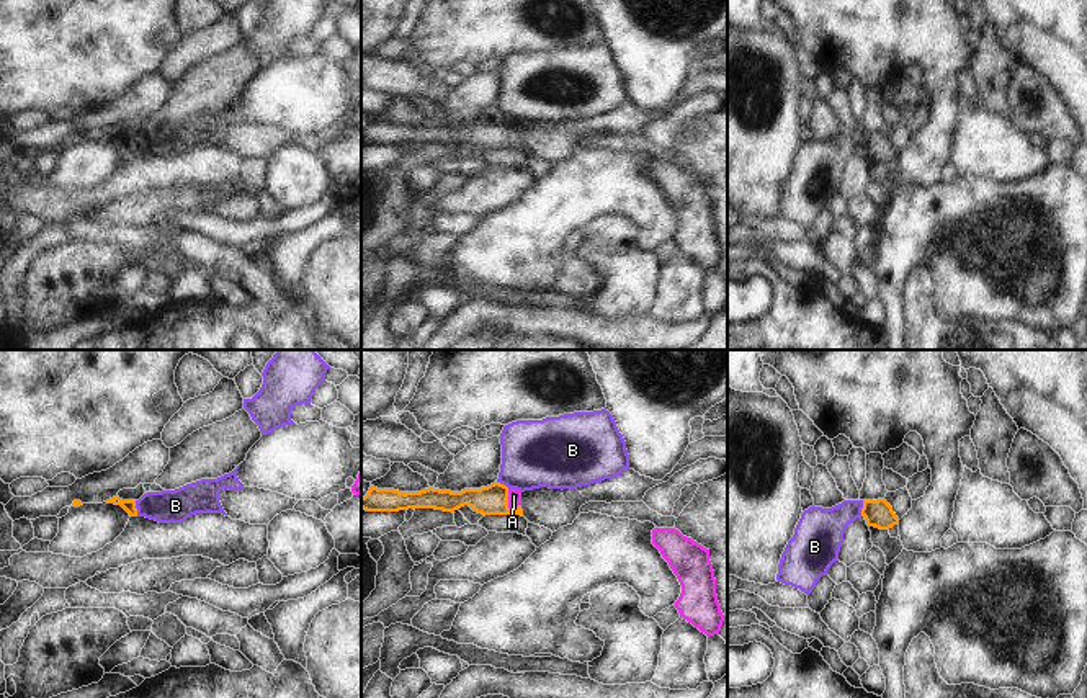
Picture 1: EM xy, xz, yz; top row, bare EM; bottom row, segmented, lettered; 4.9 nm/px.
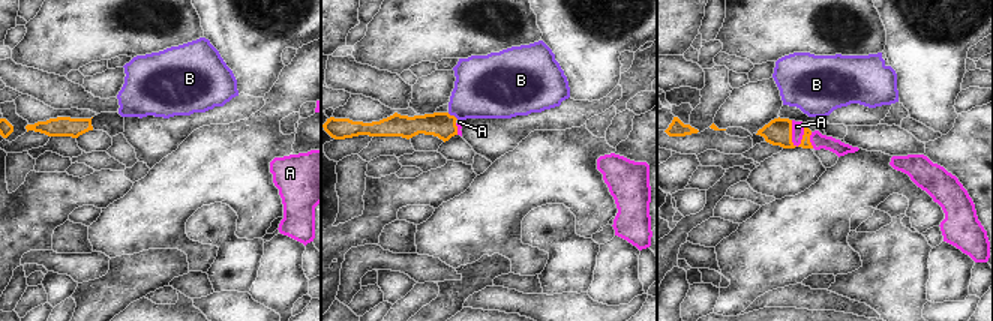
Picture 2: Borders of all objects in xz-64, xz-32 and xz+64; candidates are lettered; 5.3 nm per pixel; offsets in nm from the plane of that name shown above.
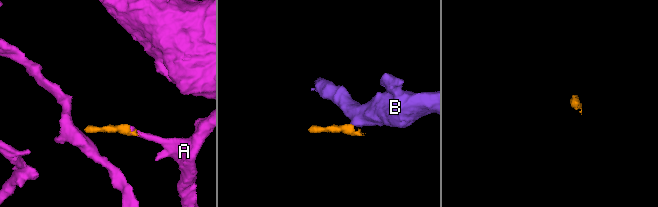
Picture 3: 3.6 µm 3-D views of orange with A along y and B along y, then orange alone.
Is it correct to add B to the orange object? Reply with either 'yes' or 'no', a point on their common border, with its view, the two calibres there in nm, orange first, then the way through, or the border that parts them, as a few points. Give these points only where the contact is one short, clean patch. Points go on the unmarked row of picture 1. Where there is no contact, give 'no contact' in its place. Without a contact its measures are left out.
no | xy (134, 141) | 60/160 nm | along xy (134, 134), (138, 147)

